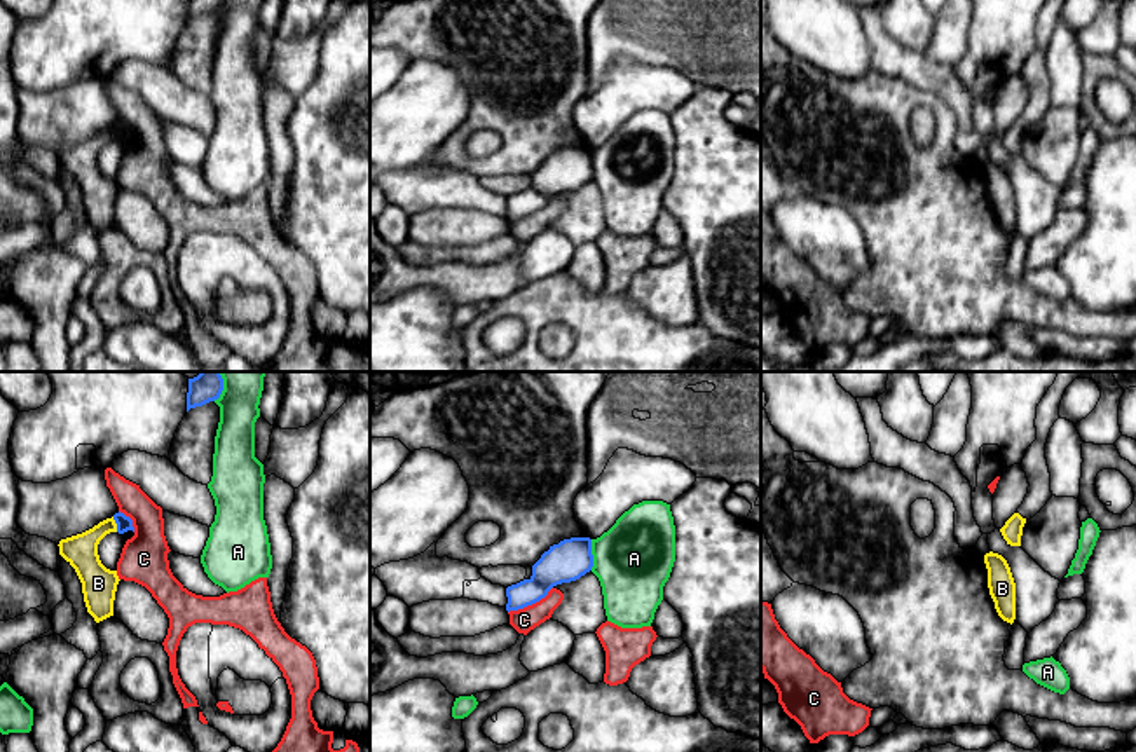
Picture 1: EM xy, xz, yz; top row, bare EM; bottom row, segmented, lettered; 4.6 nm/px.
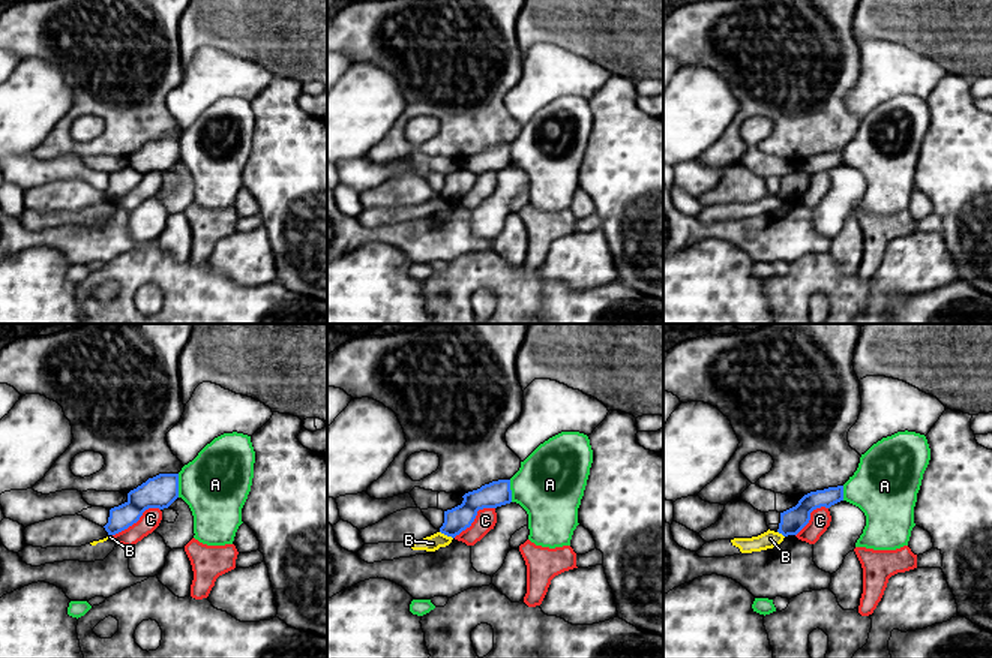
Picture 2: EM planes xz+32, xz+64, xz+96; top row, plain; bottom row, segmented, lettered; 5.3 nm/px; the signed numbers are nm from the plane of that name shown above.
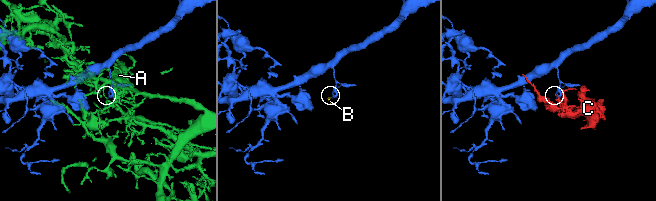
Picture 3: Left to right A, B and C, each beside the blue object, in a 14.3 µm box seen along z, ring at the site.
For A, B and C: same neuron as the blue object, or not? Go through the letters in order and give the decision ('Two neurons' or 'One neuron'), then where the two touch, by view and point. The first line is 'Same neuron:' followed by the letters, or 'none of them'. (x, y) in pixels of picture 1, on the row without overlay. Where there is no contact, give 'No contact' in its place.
Same neuron: none of them
A: Two neurons. Touches blue at xz (592, 164)
B: Two neurons. Touches blue at xy (116, 131)
C: Two neurons. Touches blue at xz (531, 213)

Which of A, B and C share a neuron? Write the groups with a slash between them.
A / B / C

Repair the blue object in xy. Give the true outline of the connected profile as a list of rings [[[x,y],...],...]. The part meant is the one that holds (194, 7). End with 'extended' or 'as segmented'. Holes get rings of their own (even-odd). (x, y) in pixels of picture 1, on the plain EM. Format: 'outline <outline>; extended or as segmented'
outline [[[188,0],[187,2],[187,21],[195,16],[202,16],[209,10],[218,9],[222,0]]]; as segmented

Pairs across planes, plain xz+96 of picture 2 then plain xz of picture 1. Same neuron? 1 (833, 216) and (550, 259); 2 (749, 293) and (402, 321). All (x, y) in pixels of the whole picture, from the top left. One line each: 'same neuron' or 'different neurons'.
1: same neuron
2: same neuron

